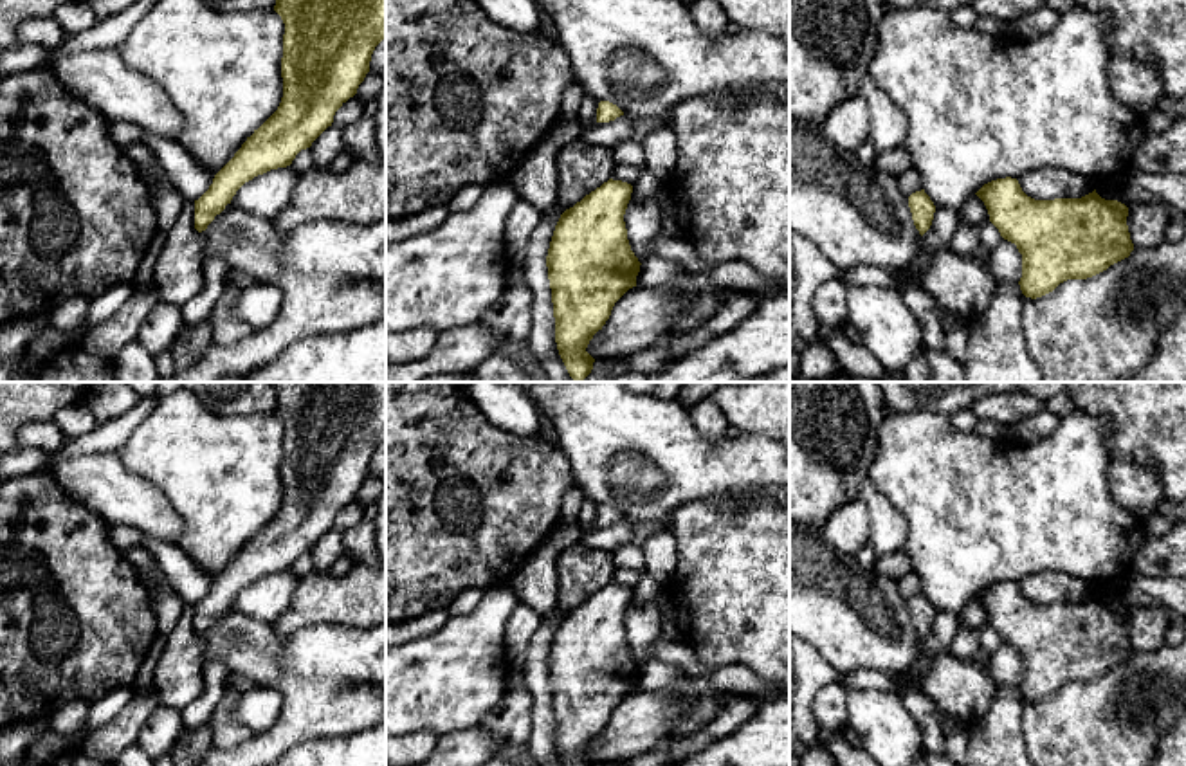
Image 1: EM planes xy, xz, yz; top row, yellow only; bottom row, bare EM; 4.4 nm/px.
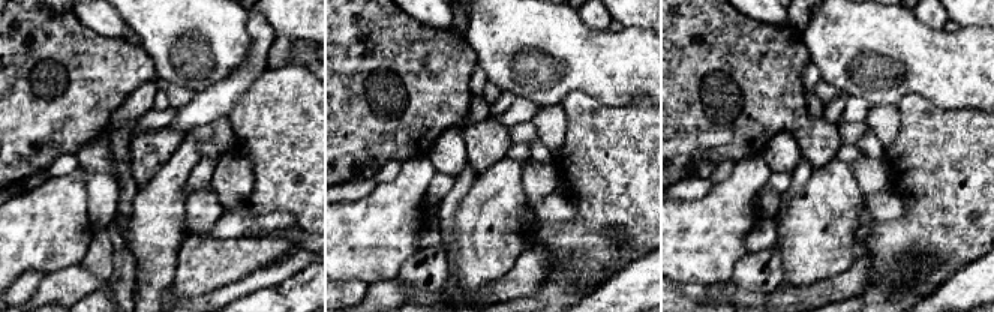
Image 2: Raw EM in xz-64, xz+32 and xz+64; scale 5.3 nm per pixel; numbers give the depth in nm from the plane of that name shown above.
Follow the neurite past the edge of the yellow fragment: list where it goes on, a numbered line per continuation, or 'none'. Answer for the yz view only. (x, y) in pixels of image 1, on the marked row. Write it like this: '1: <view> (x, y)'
none

